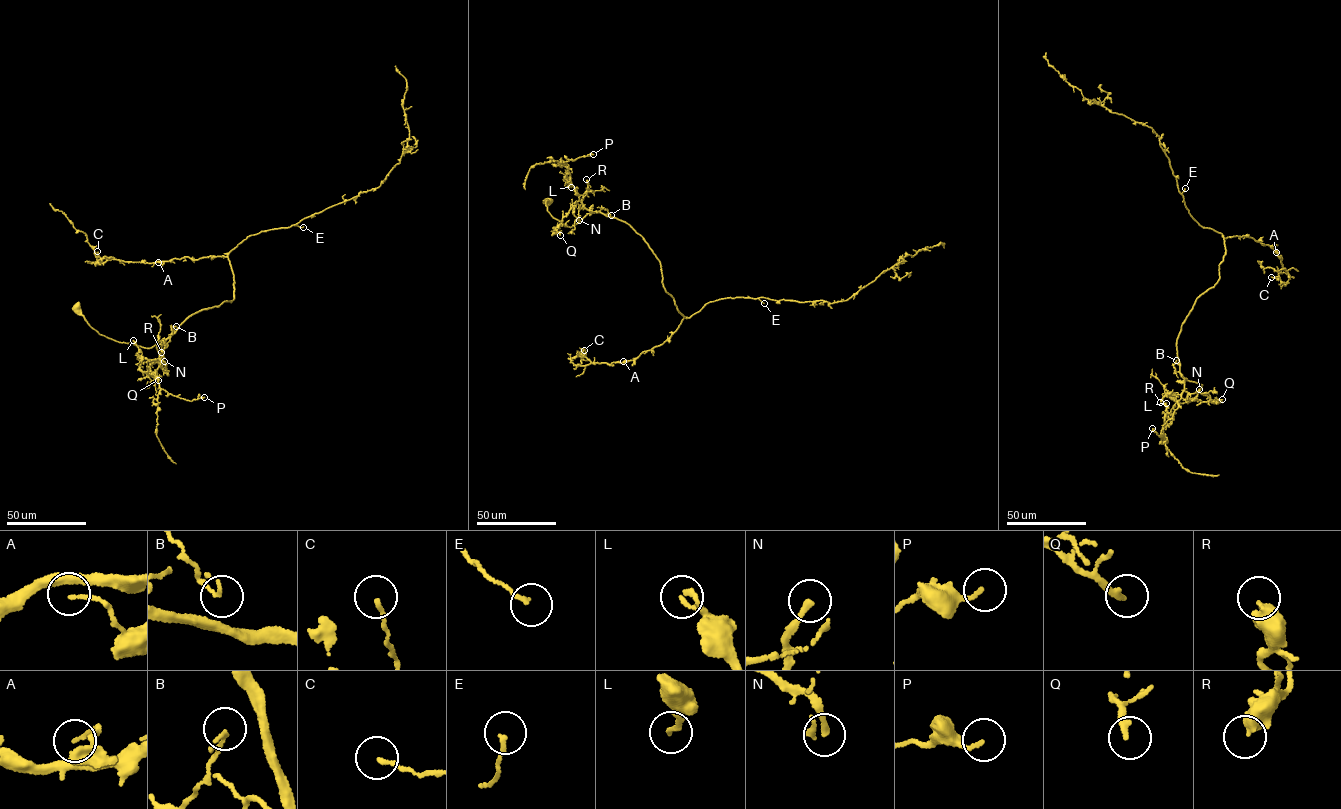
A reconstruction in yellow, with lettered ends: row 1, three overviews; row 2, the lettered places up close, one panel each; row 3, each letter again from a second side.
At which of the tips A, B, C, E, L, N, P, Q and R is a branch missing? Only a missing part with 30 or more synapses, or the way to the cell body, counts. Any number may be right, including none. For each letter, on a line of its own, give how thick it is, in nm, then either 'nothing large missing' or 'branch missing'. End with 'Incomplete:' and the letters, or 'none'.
A: calibre 80 nm; nothing large missing
B: calibre 130 nm; nothing large missing
C: calibre 130 nm; nothing large missing
E: calibre 140 nm; nothing large missing
L: calibre 150 nm; nothing large missing
N: calibre 190 nm; nothing large missing
P: calibre 140 nm; nothing large missing
Q: calibre 200 nm; nothing large missing
R: calibre 550 nm; nothing large missing
Incomplete: none

